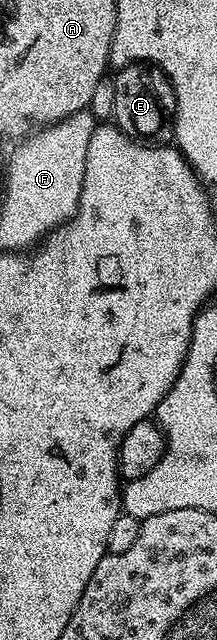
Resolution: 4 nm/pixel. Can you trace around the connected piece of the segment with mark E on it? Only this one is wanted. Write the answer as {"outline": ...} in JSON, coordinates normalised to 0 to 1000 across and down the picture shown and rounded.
{"outline":[[[613,97],[558,105],[521,117],[530,138],[530,166],[516,183],[521,195],[567,203],[599,216],[631,216],[677,225],[747,225],[802,208],[802,170],[811,150],[774,119],[728,103],[687,97]]]}

